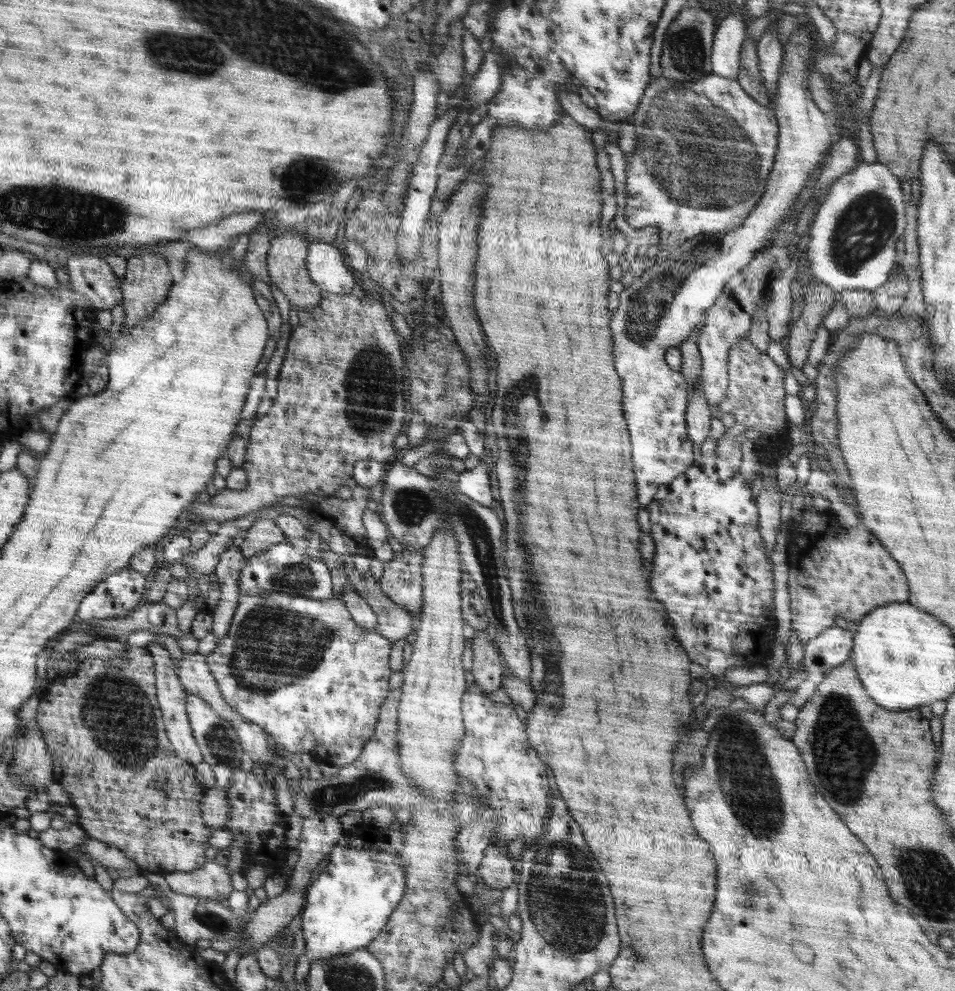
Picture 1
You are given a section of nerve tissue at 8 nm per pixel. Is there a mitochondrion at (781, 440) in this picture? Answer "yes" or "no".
no

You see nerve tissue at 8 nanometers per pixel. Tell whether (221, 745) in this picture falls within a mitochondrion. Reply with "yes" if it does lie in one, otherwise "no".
yes

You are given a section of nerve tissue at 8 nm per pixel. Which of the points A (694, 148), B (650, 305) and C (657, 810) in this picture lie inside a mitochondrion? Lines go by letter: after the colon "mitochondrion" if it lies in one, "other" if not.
A: mitochondrion
B: mitochondrion
C: other

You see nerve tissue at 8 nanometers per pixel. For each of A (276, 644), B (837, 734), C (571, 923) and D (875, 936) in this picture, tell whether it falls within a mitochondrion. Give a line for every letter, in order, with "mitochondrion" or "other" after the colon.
A: mitochondrion
B: mitochondrion
C: mitochondrion
D: other

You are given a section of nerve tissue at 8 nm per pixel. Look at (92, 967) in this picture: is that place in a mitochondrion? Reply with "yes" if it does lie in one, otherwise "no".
no

